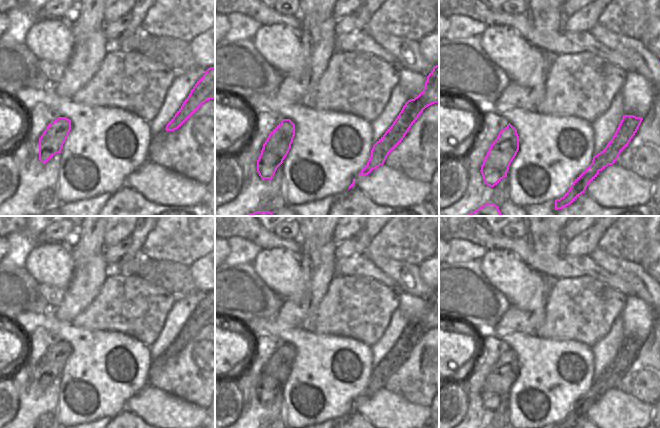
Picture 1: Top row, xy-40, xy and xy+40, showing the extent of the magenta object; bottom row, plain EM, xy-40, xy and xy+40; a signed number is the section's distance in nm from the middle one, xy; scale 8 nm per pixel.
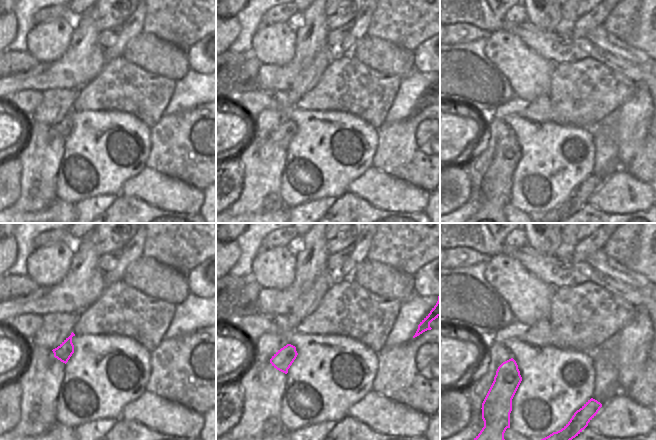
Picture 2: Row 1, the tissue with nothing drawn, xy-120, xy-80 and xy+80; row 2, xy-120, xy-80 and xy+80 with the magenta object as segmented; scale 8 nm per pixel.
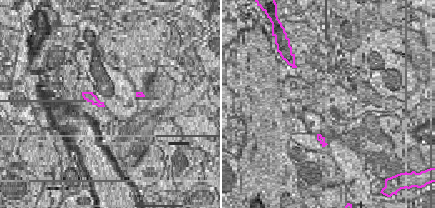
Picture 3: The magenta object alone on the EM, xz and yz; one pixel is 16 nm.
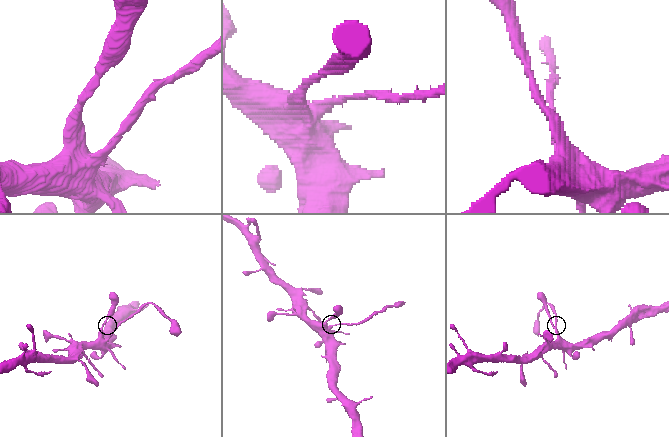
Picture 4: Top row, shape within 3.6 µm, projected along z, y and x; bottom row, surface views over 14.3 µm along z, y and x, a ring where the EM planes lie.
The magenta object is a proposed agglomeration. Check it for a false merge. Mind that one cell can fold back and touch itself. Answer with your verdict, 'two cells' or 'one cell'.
two cells

